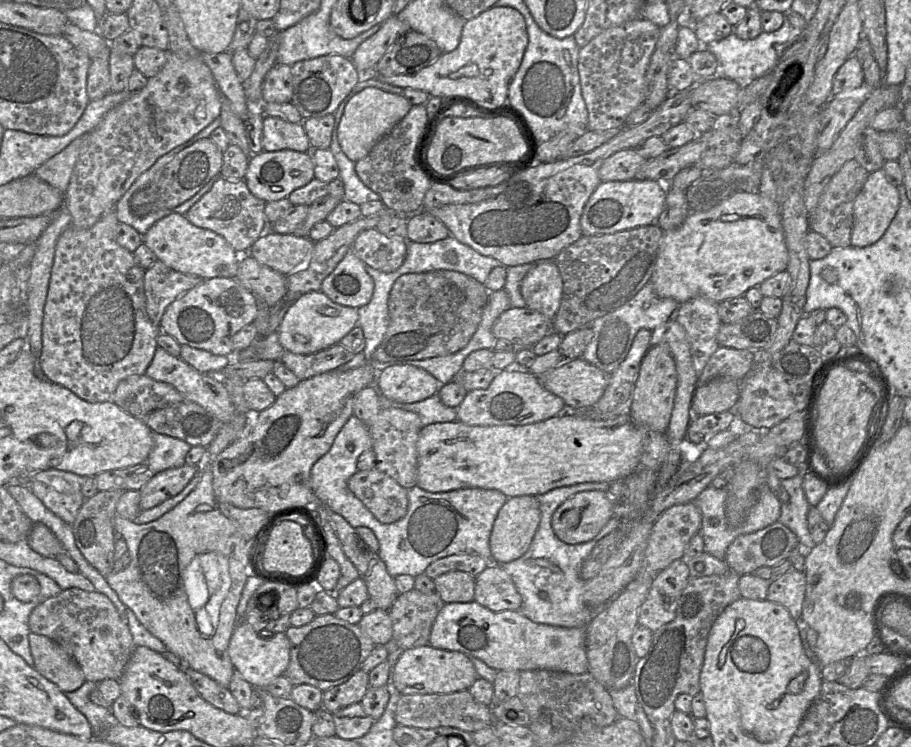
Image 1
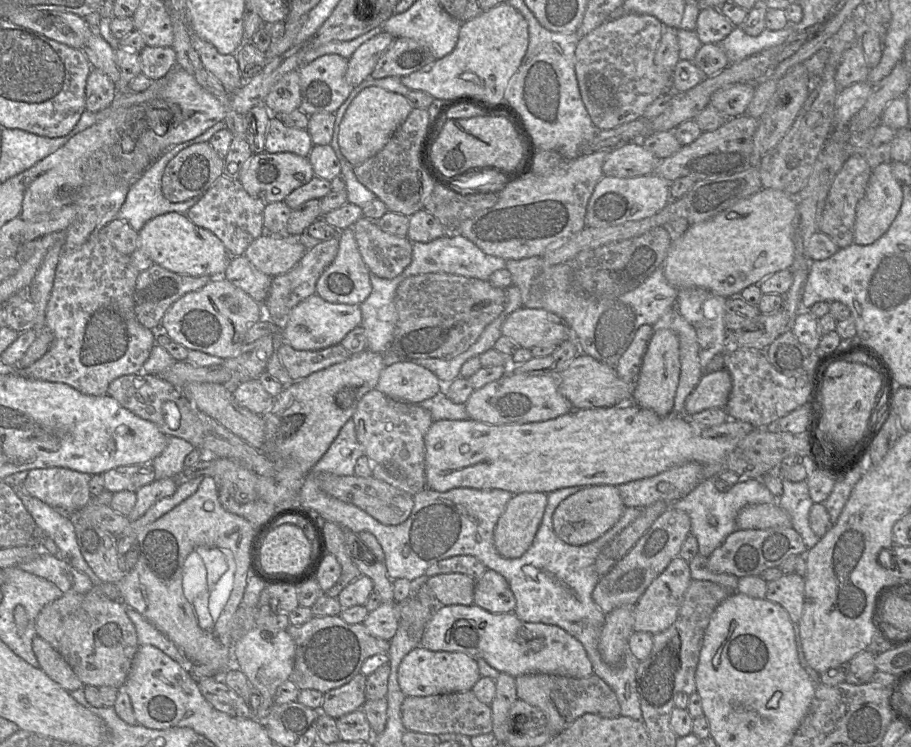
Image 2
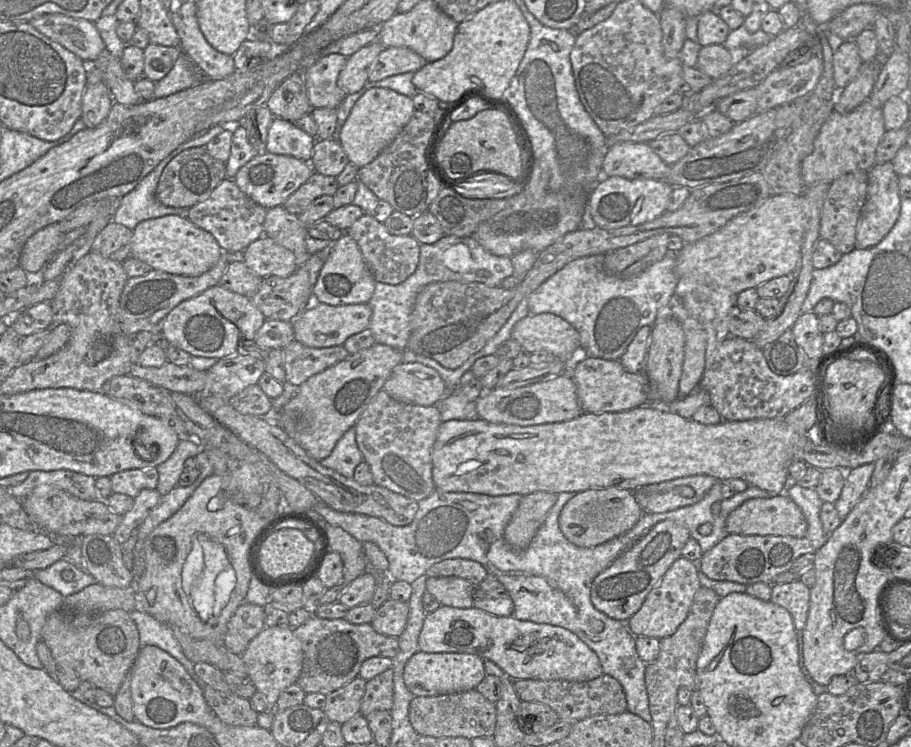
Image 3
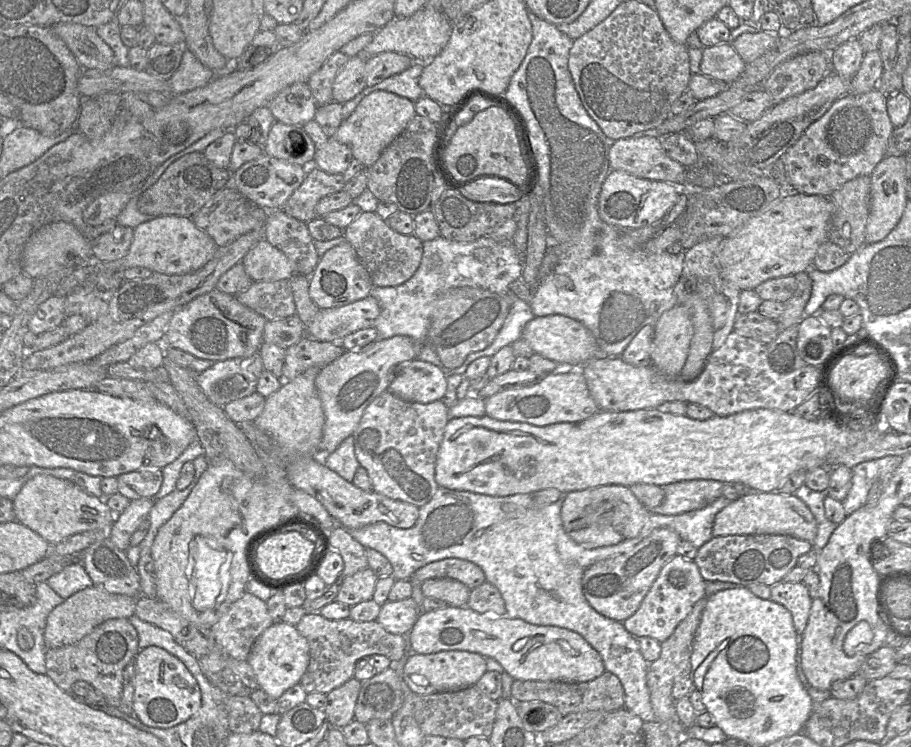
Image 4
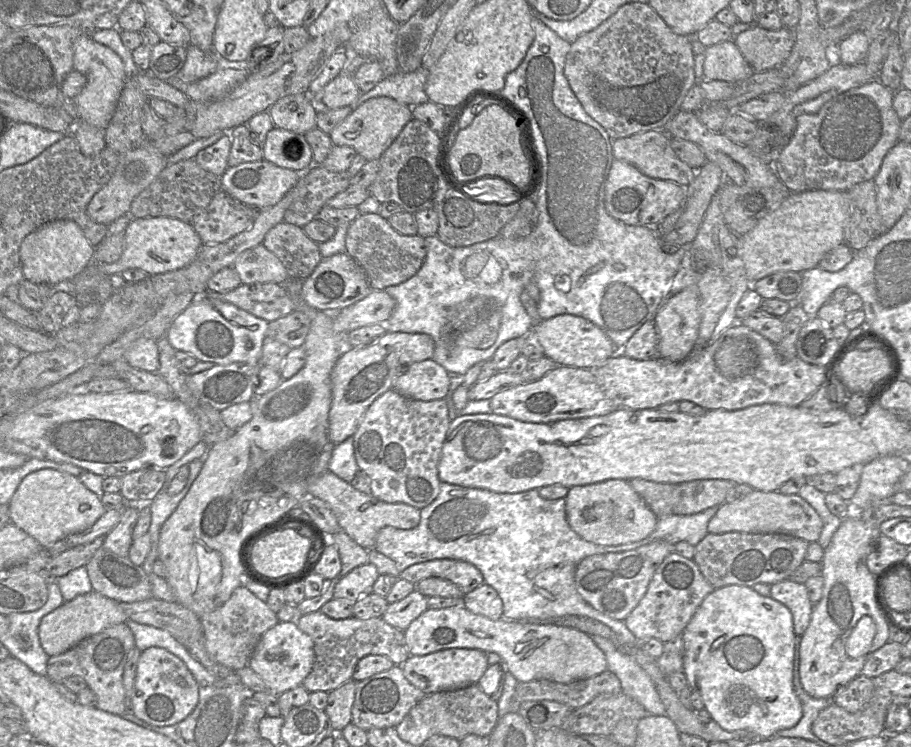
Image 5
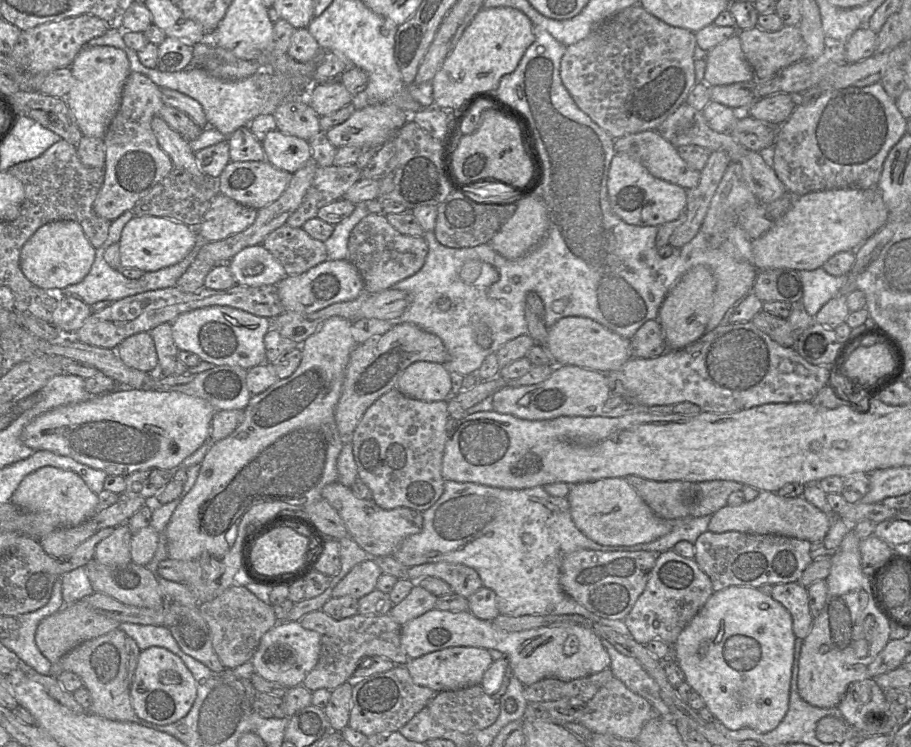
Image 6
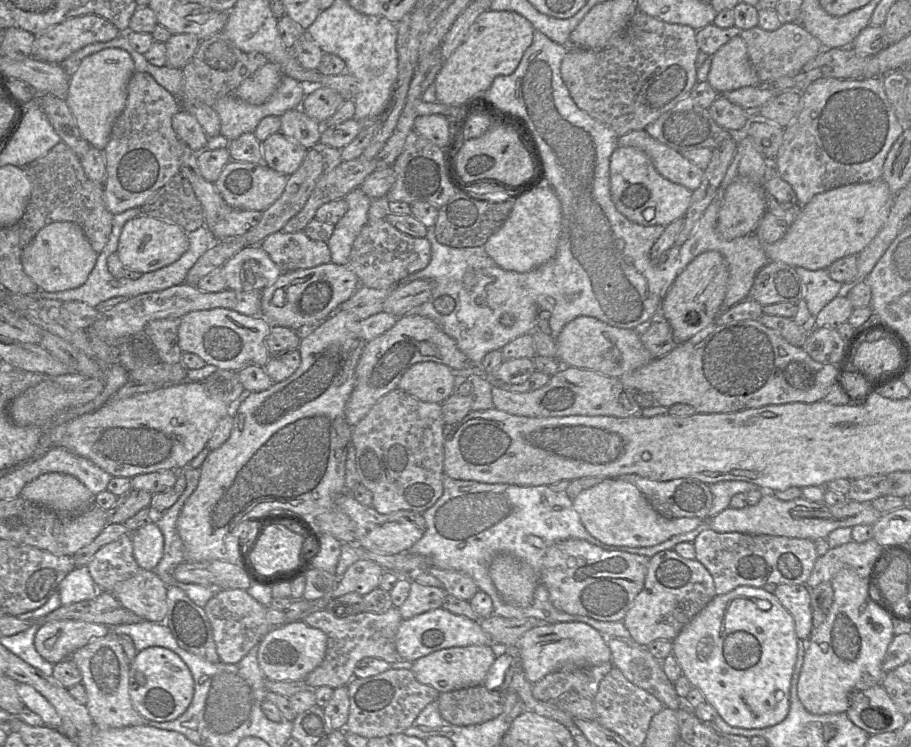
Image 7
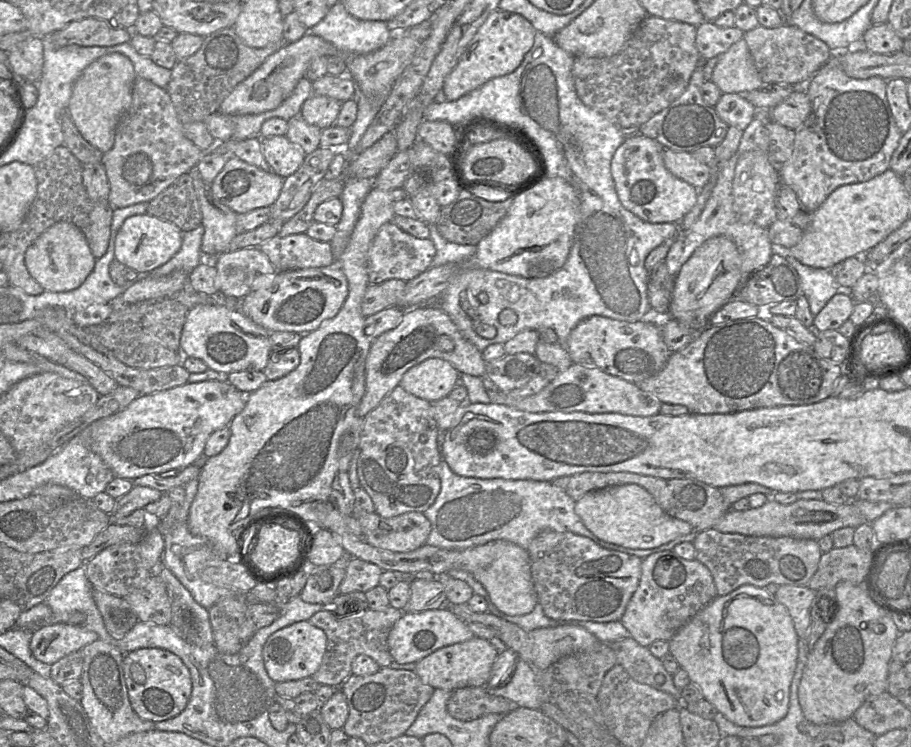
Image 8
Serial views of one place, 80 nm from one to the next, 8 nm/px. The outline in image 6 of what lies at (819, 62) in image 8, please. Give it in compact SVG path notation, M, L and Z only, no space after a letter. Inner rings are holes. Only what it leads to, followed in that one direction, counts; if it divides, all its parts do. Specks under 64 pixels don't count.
M783 25L778 31L766 31L758 26L739 31L741 47L757 79L774 76L784 68L804 59L806 44L797 26Z

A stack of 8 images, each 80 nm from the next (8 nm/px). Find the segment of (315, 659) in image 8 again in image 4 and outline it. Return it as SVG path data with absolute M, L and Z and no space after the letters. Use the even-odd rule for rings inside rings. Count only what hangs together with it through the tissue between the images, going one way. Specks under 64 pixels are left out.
M274 621L255 641L247 662L252 667L259 688L277 700L286 690L298 684L309 664L309 644L298 632L296 626L284 621Z

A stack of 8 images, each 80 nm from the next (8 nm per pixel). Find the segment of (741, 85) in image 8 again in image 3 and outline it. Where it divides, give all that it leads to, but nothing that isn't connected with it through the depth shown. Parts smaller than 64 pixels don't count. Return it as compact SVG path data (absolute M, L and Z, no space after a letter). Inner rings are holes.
M723 44L702 46L697 58L697 68L713 80L724 76L734 65L736 55Z

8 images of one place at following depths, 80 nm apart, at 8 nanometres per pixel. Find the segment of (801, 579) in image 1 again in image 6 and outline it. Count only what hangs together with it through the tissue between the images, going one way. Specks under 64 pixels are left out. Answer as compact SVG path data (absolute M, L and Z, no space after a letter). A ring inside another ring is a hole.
M799 582L773 586L771 596L781 603L791 614L796 638L804 640L813 625L814 617L809 608L807 588Z

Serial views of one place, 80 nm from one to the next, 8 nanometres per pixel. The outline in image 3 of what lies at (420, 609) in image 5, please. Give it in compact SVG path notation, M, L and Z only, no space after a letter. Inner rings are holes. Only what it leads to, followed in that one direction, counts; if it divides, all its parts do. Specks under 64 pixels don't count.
M389 598L376 610L371 625L382 635L399 637L407 624L408 614L408 602Z

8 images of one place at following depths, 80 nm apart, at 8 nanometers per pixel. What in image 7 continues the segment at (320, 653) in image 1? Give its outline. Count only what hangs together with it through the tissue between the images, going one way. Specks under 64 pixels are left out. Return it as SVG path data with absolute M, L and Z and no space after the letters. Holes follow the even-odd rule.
M392 607L382 614L362 611L345 618L336 617L323 609L305 616L303 621L310 627L320 629L327 637L324 660L305 678L310 689L321 686L328 686L332 689L347 686L354 678L355 666L366 657L379 658L389 664L400 660L395 647L395 637L403 619L398 608Z

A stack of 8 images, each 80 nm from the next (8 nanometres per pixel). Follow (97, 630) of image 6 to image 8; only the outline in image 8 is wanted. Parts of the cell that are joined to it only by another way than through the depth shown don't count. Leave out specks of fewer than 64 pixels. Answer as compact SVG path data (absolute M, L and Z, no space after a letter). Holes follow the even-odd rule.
M59 622L34 629L30 642L30 649L37 660L52 665L61 658L81 650L86 645L98 639L99 636L96 632L89 630L82 625Z

